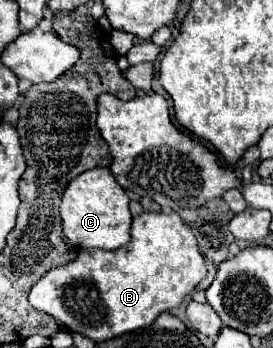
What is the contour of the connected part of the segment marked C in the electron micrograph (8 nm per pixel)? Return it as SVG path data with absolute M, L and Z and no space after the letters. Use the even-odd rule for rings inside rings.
M92 168L76 176L62 194L60 216L64 236L78 248L116 250L130 240L130 210L124 188L114 180L110 168Z

